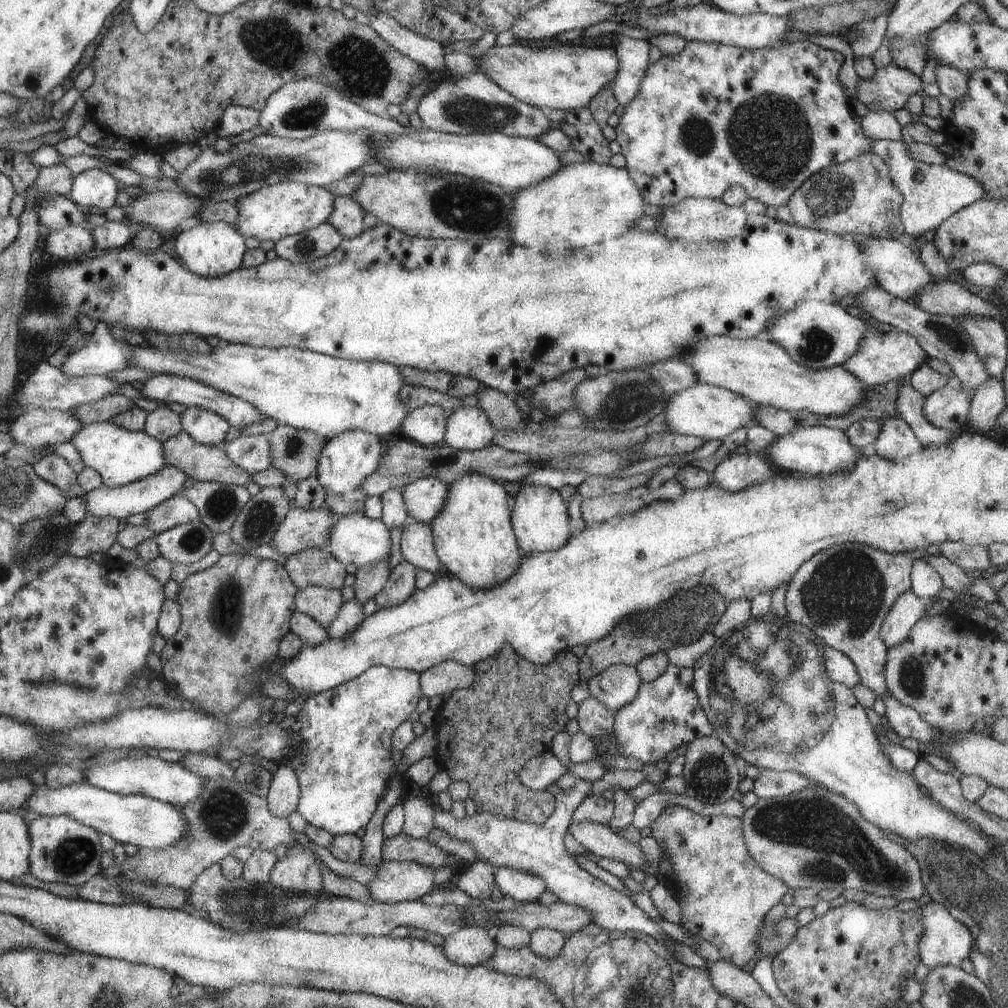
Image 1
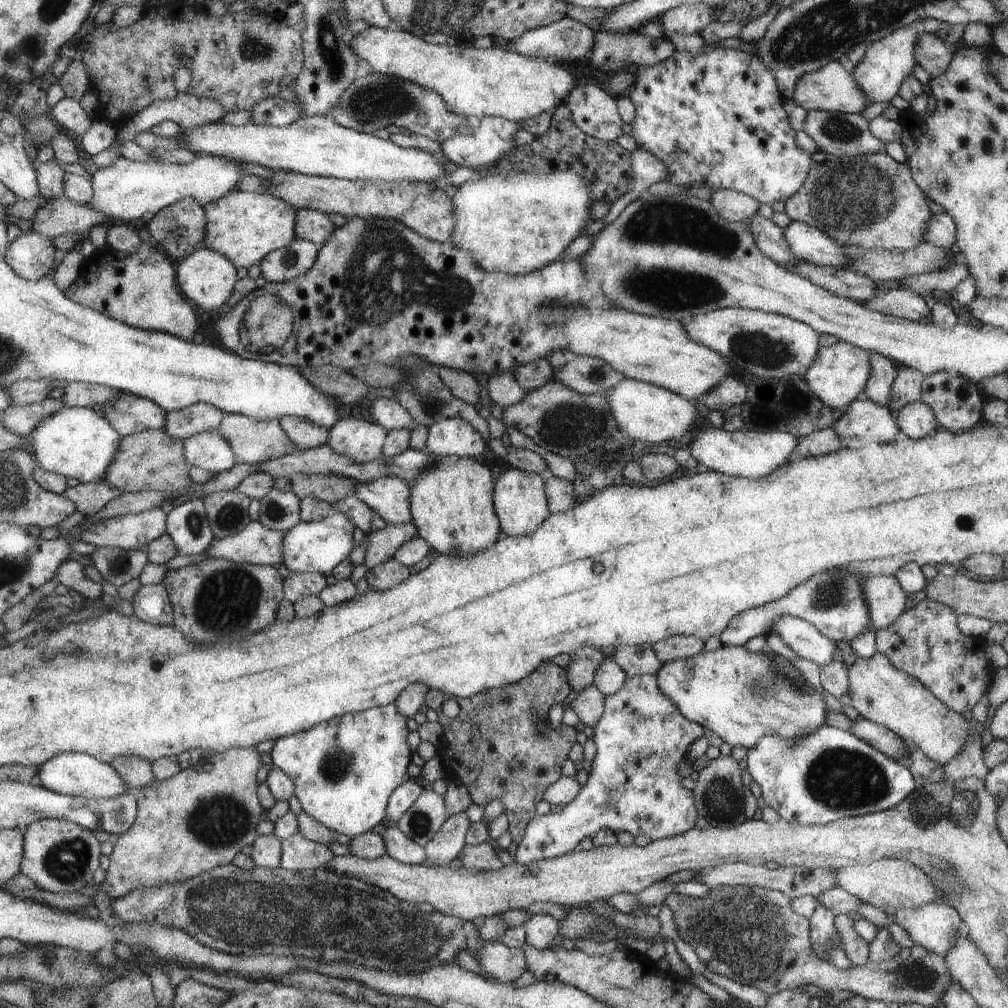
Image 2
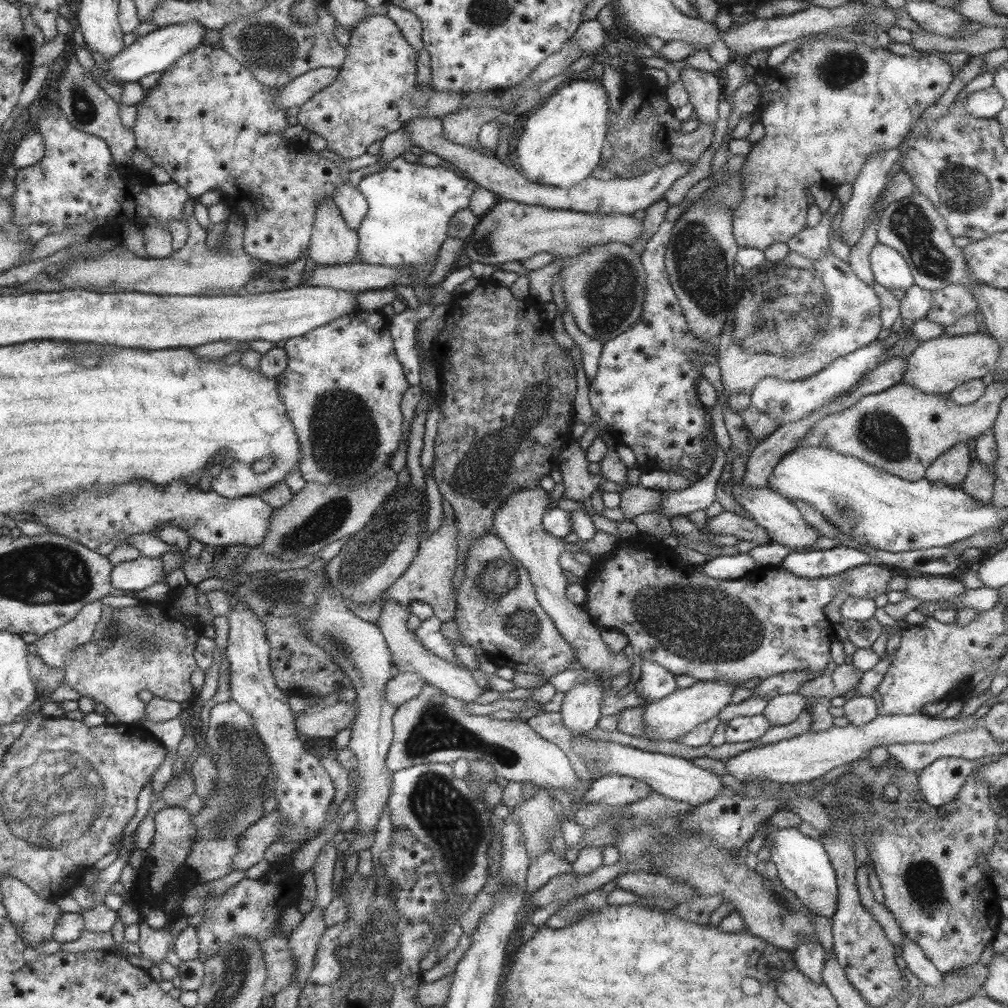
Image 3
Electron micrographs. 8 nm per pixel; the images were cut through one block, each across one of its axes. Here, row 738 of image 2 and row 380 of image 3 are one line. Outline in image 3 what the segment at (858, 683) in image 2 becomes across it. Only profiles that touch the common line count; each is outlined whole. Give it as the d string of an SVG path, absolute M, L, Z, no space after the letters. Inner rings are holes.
M977 331L949 337L941 334L937 338L919 342L906 357L907 368L902 382L913 385L924 393L941 395L971 379L987 380L996 367L999 355L998 342L989 333Z

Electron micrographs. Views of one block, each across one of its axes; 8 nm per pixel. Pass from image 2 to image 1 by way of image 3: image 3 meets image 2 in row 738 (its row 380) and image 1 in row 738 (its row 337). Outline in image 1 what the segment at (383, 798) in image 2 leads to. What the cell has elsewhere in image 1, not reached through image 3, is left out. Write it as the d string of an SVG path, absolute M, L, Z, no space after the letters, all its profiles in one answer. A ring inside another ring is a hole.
M373 665L335 689L299 700L300 710L293 716L294 722L289 730L297 734L302 748L295 752L291 761L301 761L298 767L294 768L299 783L296 811L308 824L329 832L331 836L337 836L353 834L372 820L373 810L376 810L379 804L377 800L393 770L393 762L389 758L391 732L397 728L397 724L403 724L411 710L415 710L415 704L421 696L420 674L407 669Z

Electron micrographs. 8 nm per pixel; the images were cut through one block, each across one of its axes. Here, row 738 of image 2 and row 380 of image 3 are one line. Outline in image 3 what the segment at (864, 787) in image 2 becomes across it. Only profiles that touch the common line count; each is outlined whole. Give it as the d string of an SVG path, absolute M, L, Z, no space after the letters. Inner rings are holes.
M877 340L850 352L848 355L833 359L824 369L807 378L786 381L779 380L777 377L765 377L757 381L755 388L750 392L750 405L755 410L770 416L772 420L776 420L778 426L788 422L797 422L806 418L808 414L812 414L816 408L824 406L826 402L848 392L862 376L877 367L878 360L885 360L884 356L887 349L887 345L880 344Z

